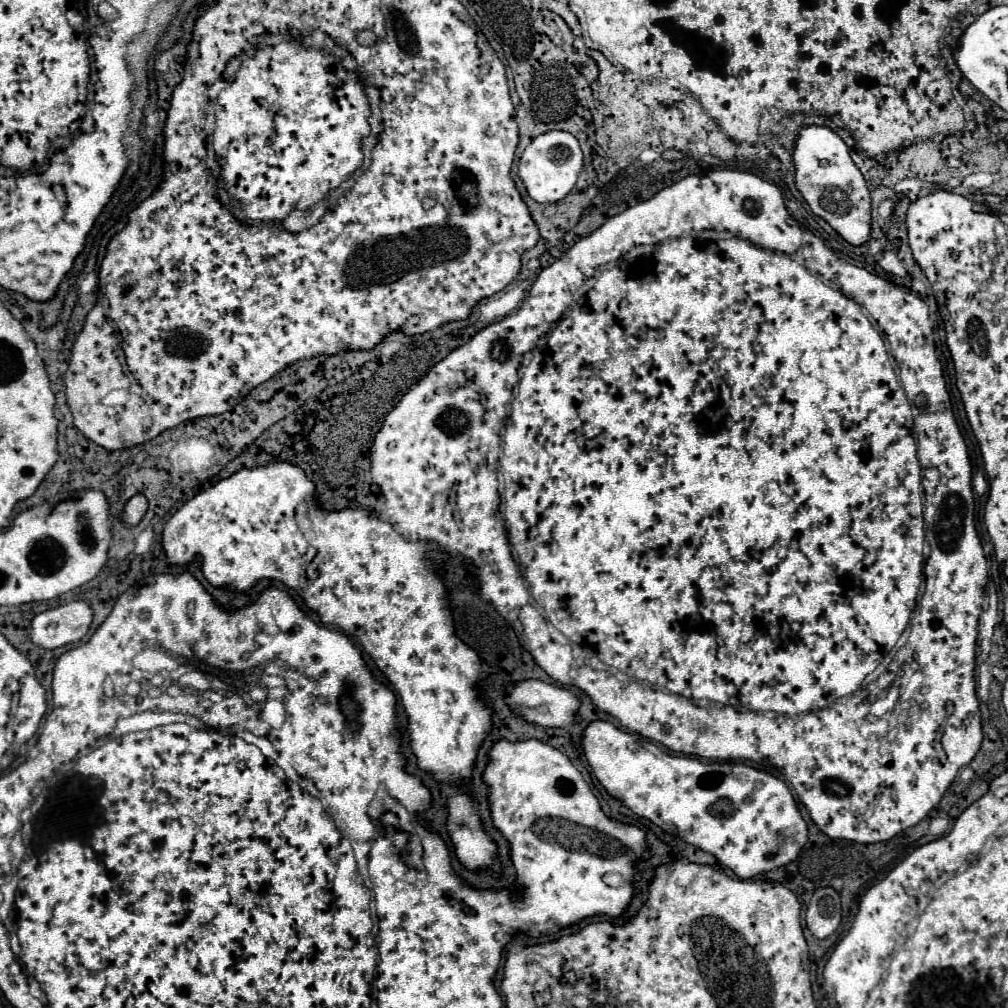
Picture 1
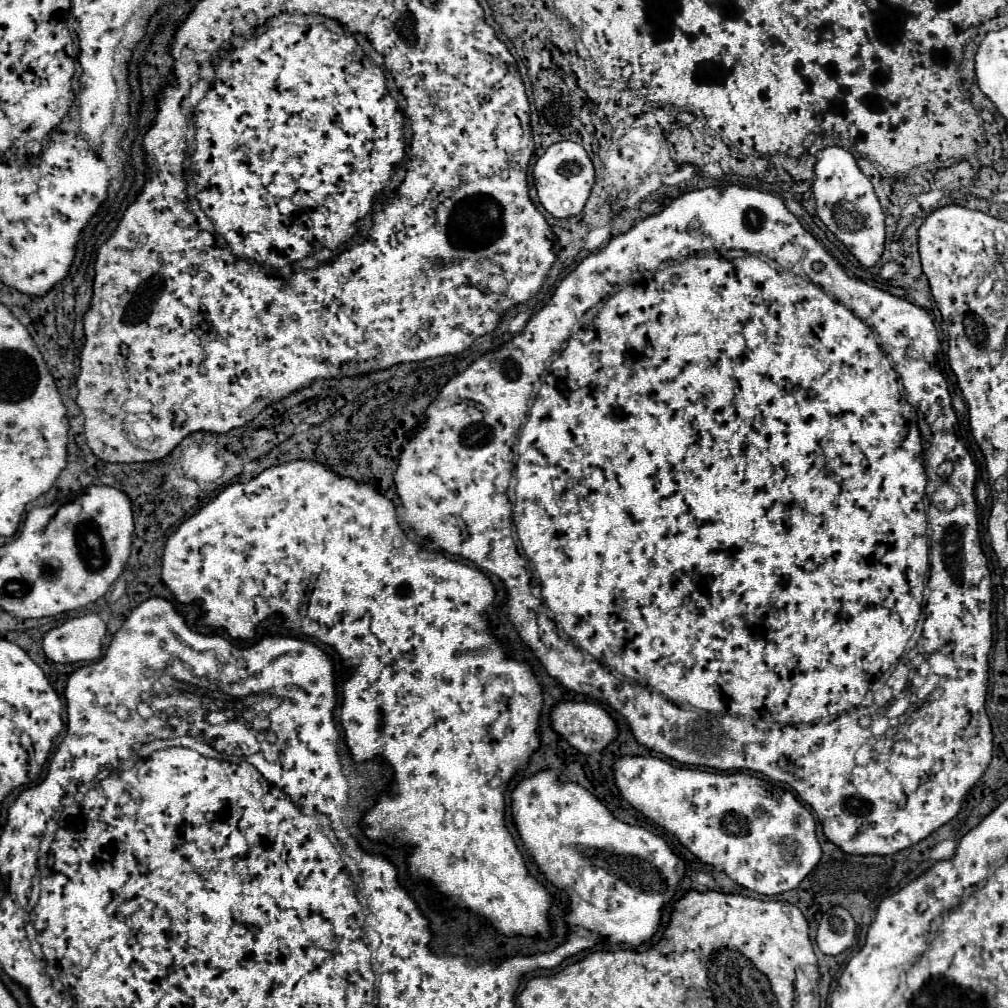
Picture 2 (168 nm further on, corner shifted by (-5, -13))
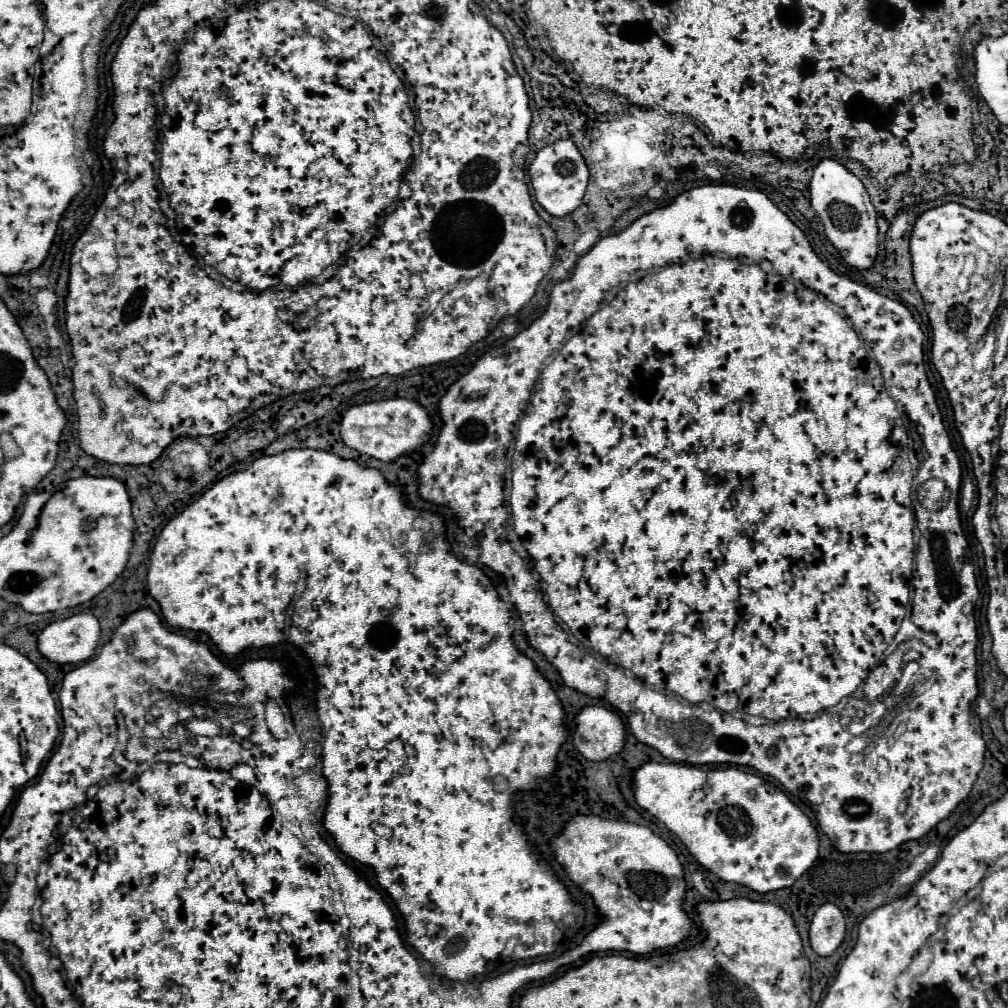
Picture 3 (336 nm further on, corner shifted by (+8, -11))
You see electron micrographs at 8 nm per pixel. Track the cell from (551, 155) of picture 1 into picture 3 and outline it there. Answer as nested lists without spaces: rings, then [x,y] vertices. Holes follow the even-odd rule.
[[[556,140],[554,144],[548,144],[542,150],[538,150],[528,174],[536,202],[552,216],[566,216],[574,212],[580,206],[588,186],[588,168],[572,140]]]

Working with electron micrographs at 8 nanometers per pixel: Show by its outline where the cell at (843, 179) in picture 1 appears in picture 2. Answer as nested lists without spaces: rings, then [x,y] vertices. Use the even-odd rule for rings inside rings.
[[[831,146],[817,154],[813,194],[817,200],[817,216],[825,226],[849,248],[861,266],[875,266],[885,248],[885,214],[871,180],[857,168],[855,158],[847,150]]]

